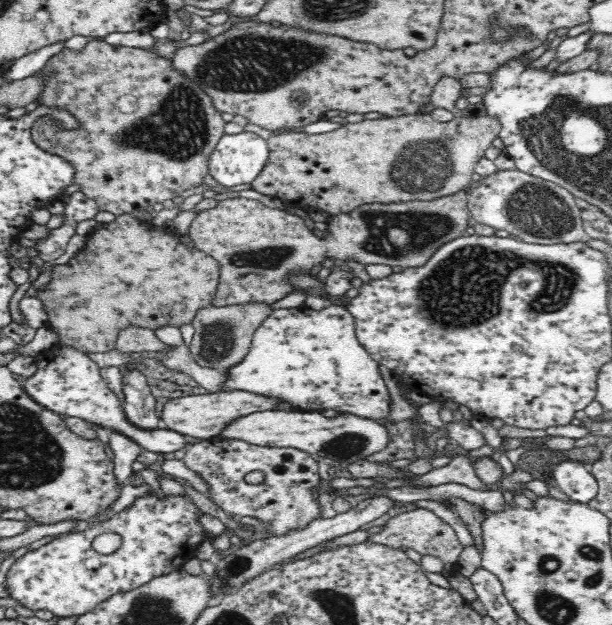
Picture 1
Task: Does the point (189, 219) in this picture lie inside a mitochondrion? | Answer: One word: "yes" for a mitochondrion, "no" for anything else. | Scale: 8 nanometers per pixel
no

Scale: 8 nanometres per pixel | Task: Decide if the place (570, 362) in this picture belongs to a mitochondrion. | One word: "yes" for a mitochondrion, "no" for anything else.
no

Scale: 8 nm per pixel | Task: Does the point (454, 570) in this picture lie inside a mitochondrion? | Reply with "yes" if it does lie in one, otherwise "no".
no

